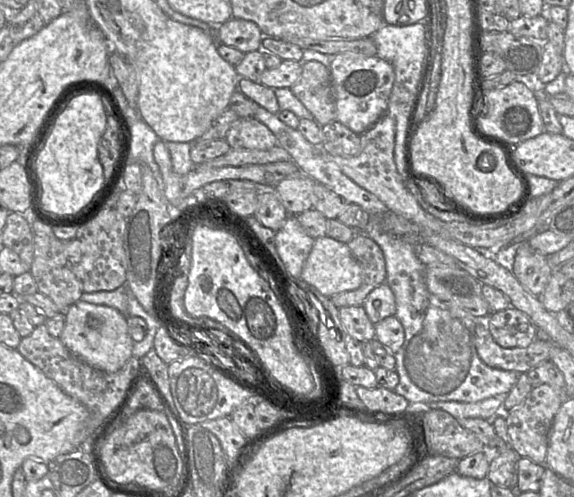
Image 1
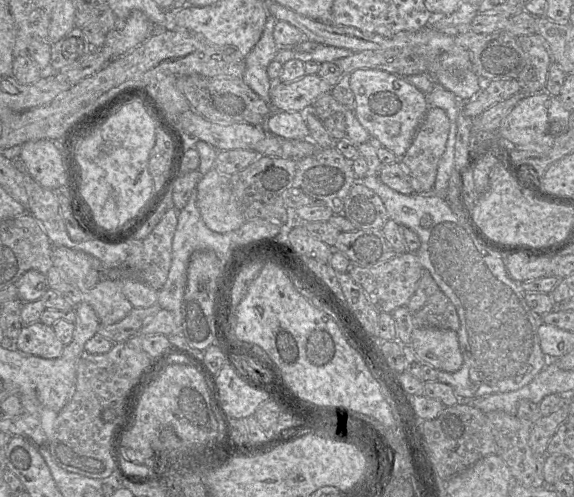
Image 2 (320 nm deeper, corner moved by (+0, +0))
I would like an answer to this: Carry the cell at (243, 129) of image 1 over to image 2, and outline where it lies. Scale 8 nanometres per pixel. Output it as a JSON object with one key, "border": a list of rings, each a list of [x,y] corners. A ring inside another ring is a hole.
{"border":[[[272,111],[263,127],[269,133],[288,140],[309,139],[309,129],[300,112]]]}

